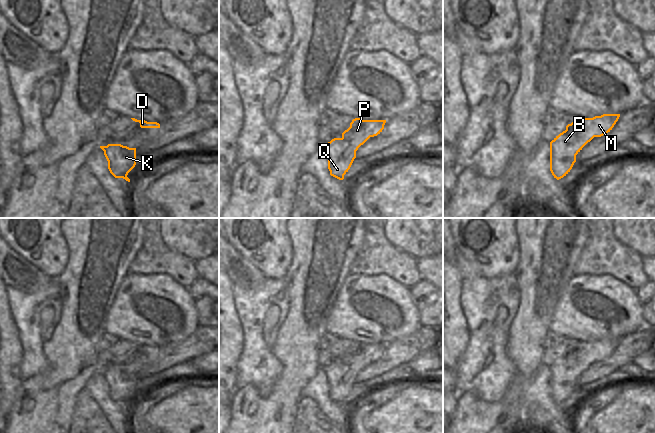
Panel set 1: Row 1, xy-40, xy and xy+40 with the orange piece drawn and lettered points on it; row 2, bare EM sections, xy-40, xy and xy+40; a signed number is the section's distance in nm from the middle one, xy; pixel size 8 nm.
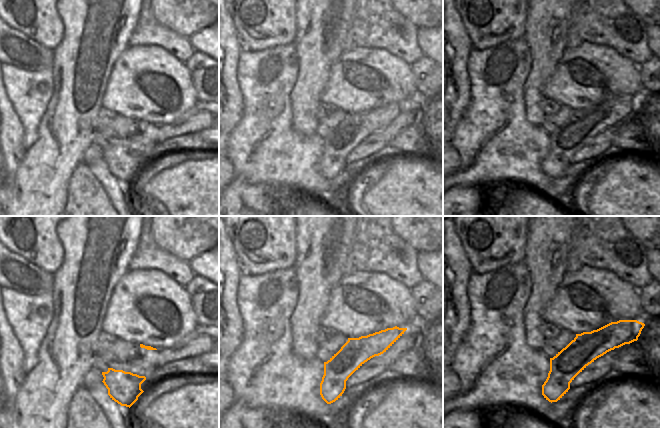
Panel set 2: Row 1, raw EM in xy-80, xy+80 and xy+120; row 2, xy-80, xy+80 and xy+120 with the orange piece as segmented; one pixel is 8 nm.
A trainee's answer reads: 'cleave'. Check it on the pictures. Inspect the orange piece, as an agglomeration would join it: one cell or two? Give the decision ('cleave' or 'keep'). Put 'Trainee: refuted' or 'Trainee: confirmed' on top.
Trainee: confirmed
cleave

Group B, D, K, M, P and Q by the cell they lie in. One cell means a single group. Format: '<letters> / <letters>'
B K Q / D M P

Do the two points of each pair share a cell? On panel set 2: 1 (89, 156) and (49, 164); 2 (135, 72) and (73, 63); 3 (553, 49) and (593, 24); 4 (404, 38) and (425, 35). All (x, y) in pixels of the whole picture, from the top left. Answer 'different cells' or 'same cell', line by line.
1: different cells
2: different cells
3: different cells
4: different cells

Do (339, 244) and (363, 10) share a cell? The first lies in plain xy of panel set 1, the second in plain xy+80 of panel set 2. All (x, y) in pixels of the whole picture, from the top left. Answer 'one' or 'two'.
two

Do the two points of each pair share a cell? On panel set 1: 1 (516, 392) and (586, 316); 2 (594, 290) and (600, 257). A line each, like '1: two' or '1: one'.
1: two
2: two

